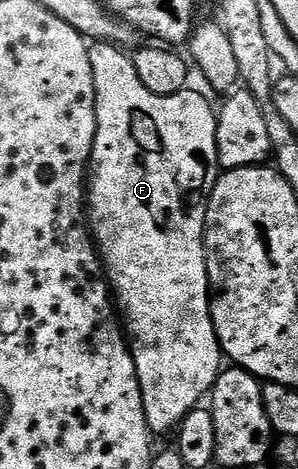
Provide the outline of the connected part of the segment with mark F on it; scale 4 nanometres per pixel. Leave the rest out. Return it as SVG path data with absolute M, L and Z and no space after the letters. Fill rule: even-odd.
M94 43L90 45L90 58L96 87L96 139L92 147L88 170L88 228L98 250L108 288L116 302L117 312L124 322L130 352L134 354L140 395L144 399L146 422L151 434L158 435L158 433L168 432L169 429L170 432L177 430L183 419L193 409L197 409L203 404L204 398L213 390L216 379L224 368L222 346L218 344L214 320L210 314L212 286L206 266L206 208L214 190L214 184L218 182L220 176L218 152L216 151L218 118L215 106L210 106L194 90L194 87L187 87L176 95L167 97L161 97L148 91L148 87L144 87L144 83L140 83L140 75L136 75L133 56L125 48L109 43Z

